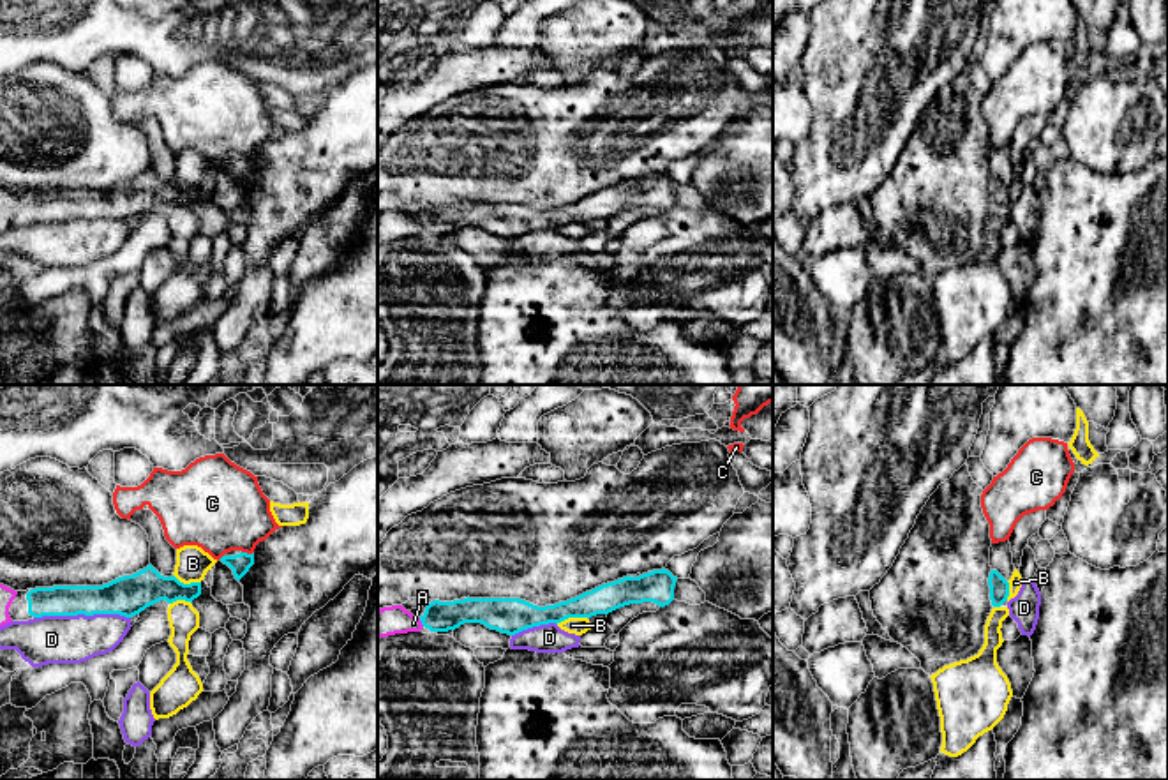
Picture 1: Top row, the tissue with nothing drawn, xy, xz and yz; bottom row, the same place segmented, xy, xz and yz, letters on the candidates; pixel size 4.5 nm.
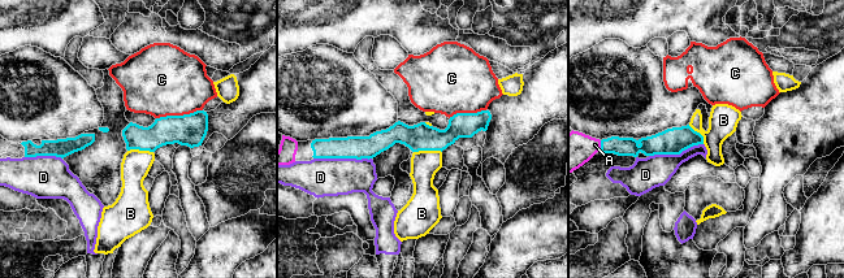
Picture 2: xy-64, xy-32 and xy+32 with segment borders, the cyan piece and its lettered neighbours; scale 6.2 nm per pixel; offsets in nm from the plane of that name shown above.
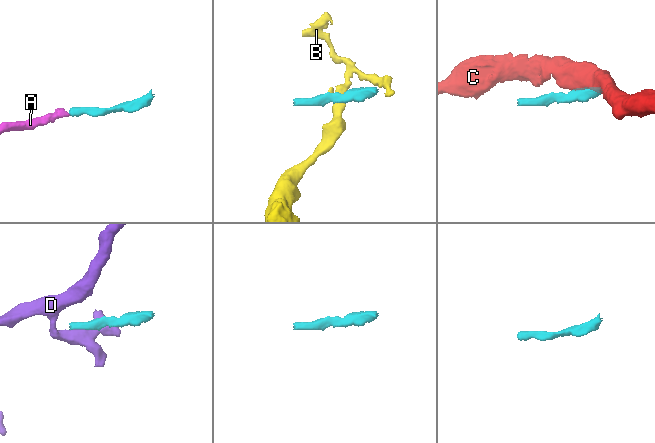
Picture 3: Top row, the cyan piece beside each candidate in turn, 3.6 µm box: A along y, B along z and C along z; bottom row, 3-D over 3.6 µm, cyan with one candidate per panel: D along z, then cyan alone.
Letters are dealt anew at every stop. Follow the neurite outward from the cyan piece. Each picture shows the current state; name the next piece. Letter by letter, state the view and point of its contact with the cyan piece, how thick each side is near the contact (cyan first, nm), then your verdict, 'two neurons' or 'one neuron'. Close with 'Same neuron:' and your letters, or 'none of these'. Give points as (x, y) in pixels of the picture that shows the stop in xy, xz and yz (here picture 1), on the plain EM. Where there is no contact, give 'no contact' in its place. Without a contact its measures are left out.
A: contact xz (420, 224); calibres 140 and 130 nm; one neuron
B: contact xz (570, 221); calibres 150 and 80 nm; two neurons
C: contact xy (246, 157); calibres 90 and 400 nm; two neurons
D: contact xy (82, 217); calibres 180 and 220 nm; two neurons
Same neuron: A

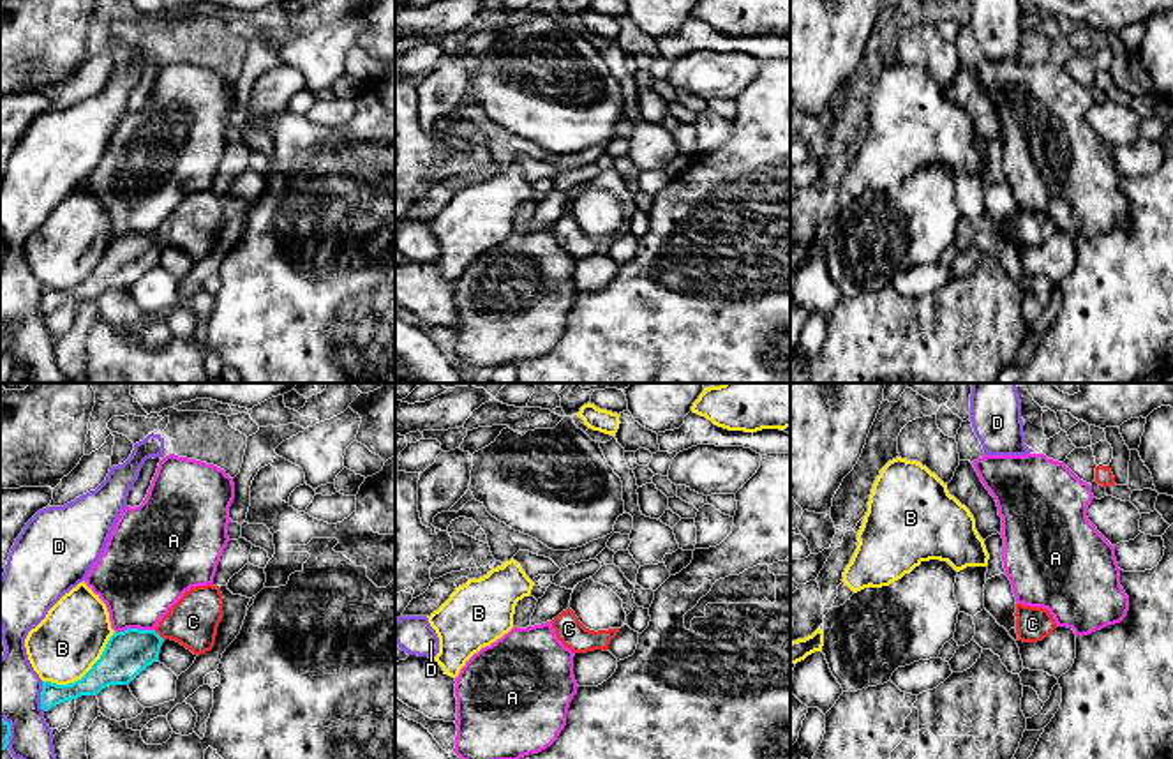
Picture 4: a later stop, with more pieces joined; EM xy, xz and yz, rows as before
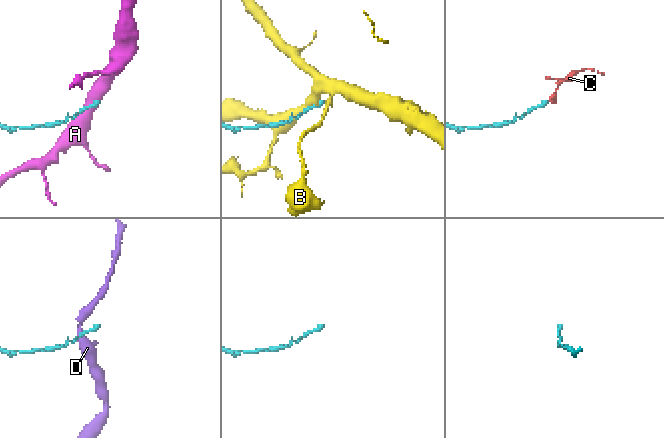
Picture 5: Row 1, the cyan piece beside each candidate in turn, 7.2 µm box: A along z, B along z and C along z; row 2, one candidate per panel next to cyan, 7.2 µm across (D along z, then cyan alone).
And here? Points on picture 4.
A: contact xy (134, 233); calibres 200 and 400 nm; two neurons
B: contact xy (85, 279); calibres 200 and 320 nm; two neurons
C: contact xy (157, 239); calibres 200 and 220 nm; one neuron
D: contact xy (41, 300); calibres 100 and 280 nm; two neurons
Same neuron: C

